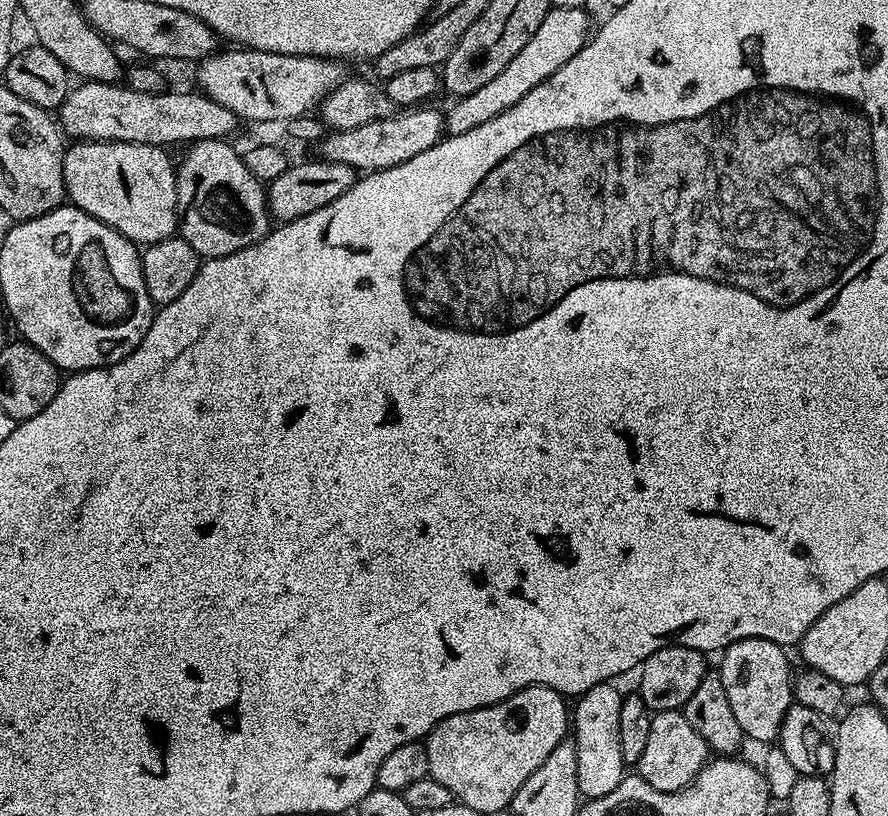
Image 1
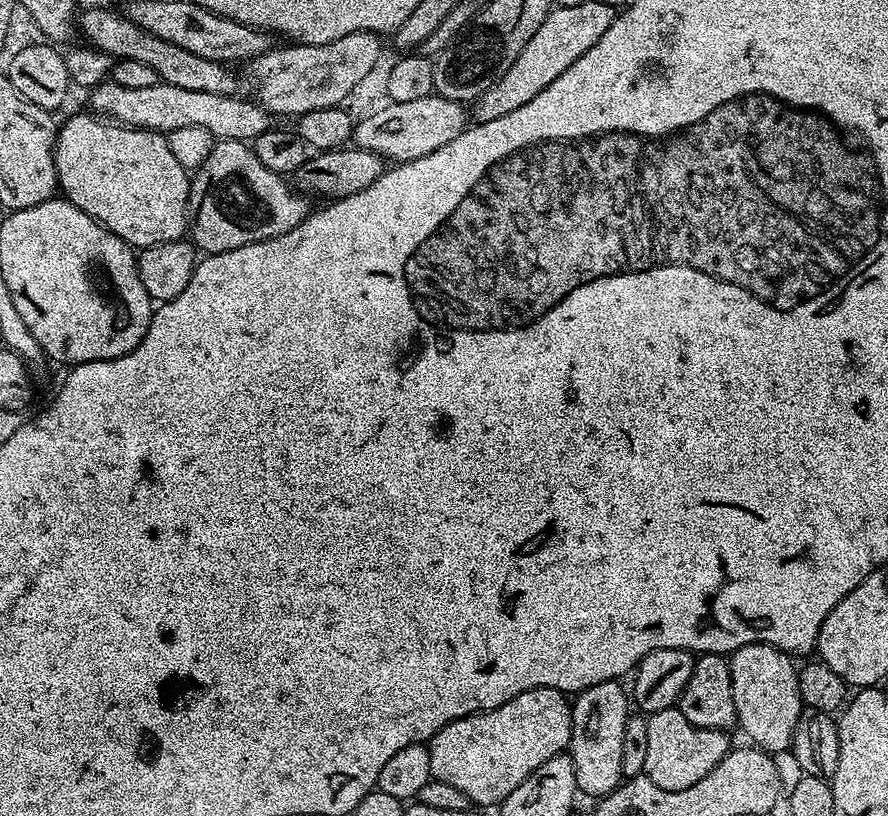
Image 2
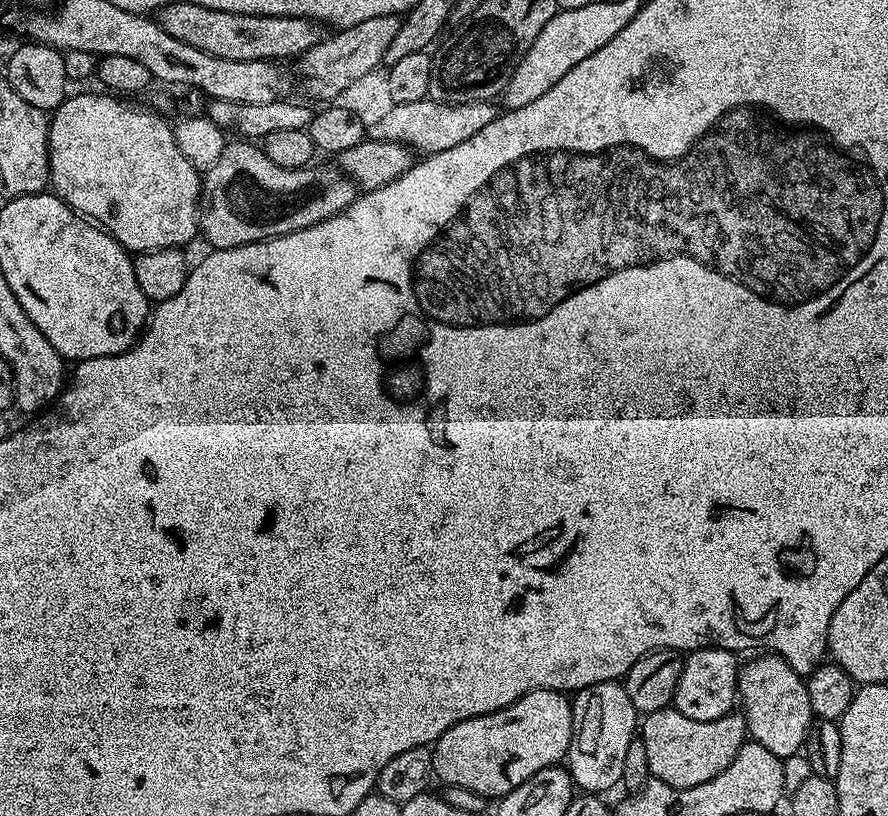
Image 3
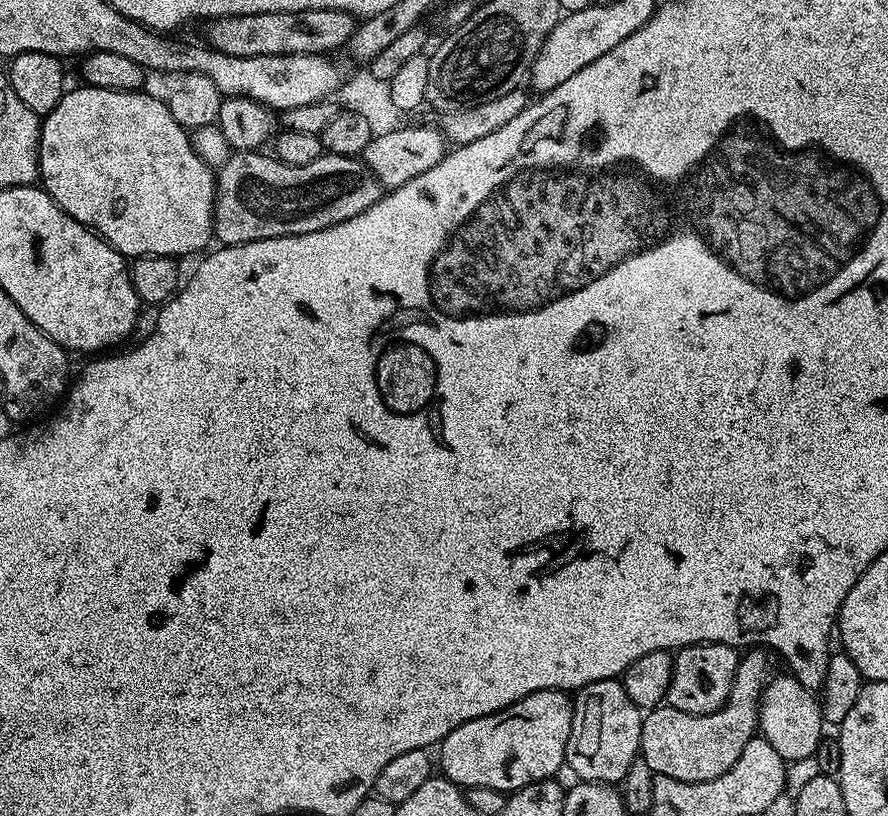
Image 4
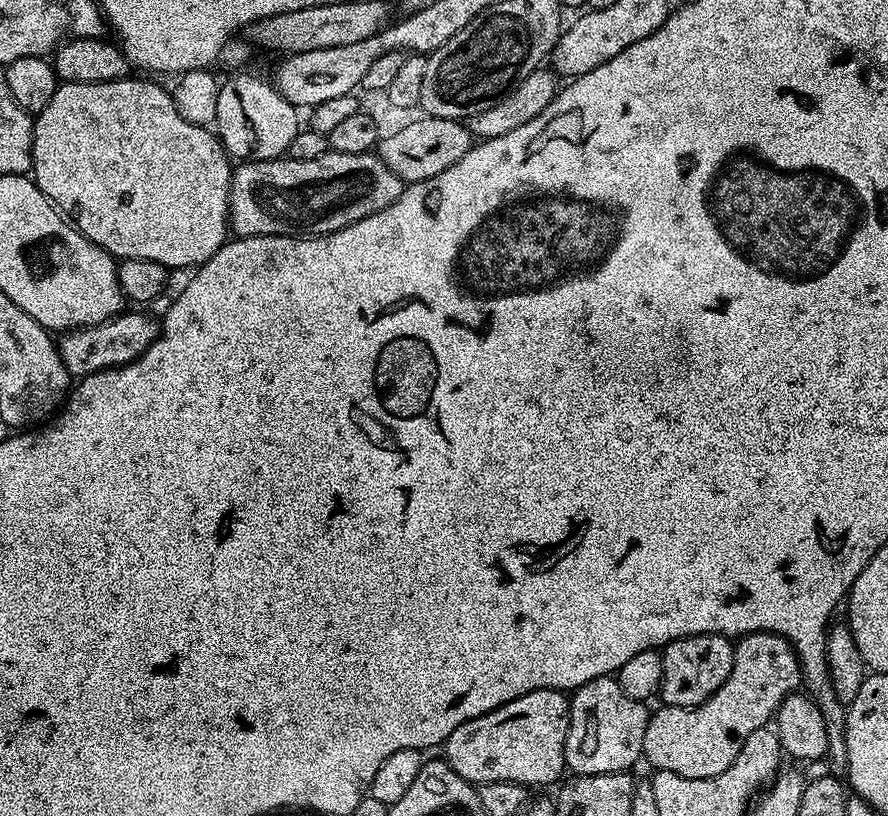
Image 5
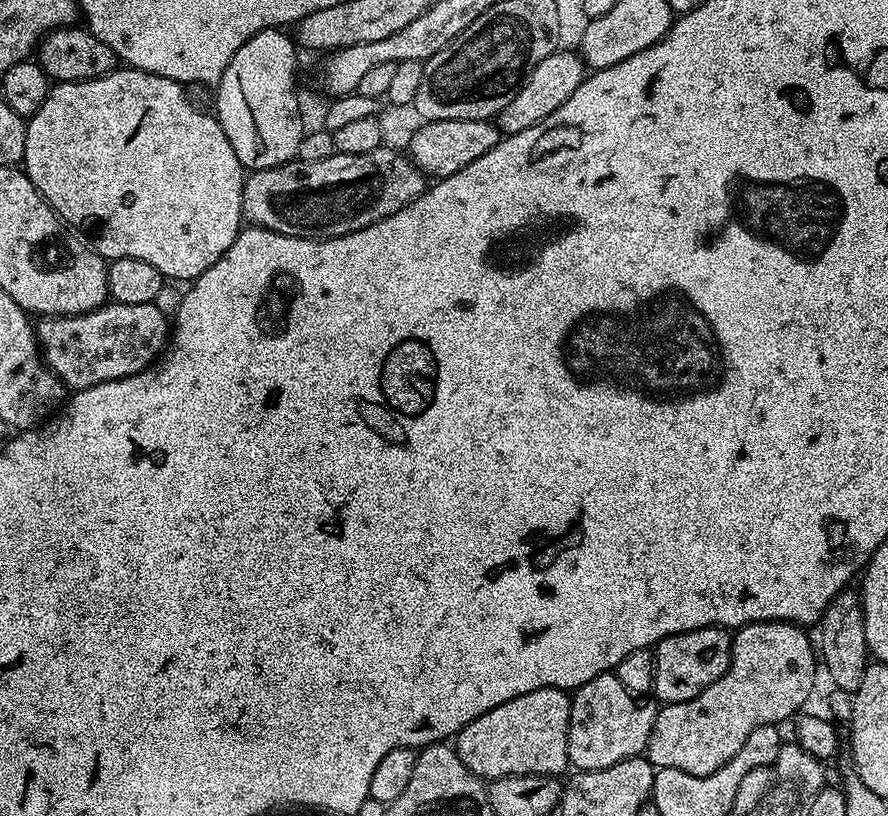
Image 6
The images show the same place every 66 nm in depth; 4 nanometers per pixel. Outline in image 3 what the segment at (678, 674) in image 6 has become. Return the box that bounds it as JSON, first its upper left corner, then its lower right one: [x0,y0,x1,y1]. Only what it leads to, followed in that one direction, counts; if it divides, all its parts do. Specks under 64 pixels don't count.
[671,648,739,722]

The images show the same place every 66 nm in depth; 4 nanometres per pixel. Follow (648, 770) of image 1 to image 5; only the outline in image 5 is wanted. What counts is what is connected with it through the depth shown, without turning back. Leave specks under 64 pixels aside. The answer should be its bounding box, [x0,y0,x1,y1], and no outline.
[643,632,801,778]

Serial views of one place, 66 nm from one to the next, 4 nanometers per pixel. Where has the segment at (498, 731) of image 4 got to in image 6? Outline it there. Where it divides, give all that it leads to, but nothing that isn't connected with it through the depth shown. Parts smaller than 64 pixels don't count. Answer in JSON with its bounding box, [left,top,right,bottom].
[454,688,572,782]

